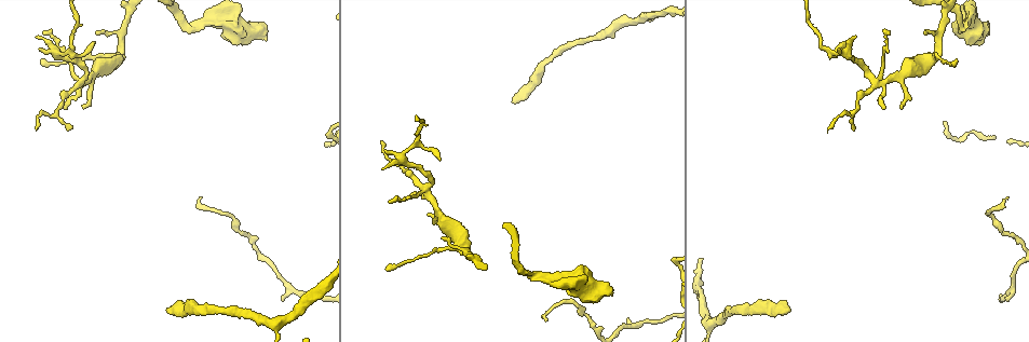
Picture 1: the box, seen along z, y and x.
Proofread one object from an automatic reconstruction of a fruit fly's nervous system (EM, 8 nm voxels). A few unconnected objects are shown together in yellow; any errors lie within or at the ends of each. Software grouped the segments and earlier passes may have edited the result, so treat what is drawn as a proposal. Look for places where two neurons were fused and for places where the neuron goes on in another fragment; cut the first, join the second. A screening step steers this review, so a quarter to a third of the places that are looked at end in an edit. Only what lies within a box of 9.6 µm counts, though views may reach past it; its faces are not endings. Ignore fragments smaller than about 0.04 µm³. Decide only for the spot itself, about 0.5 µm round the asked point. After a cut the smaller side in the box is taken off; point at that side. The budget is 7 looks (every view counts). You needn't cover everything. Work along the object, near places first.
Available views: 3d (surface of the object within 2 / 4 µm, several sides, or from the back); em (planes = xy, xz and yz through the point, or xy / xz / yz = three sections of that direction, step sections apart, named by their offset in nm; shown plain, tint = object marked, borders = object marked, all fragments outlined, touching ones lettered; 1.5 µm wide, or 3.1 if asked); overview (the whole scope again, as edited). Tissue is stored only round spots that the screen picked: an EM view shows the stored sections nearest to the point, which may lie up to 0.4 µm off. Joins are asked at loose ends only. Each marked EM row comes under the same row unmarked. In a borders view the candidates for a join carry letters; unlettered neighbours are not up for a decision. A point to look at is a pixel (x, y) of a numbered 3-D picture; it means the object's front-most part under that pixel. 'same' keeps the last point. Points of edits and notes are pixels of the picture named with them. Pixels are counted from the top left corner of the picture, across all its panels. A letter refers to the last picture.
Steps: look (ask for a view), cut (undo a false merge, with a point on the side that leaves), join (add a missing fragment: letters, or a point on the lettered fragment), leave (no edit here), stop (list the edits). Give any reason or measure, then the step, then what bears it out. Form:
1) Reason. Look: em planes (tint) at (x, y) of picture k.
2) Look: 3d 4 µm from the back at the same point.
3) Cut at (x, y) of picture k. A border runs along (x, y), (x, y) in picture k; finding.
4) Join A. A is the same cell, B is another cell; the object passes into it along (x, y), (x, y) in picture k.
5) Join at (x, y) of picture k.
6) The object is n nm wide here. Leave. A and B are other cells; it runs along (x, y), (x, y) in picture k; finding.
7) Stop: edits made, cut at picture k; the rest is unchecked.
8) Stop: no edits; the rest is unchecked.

Look: 3d 4 µm at (960, 31) of picture 1.

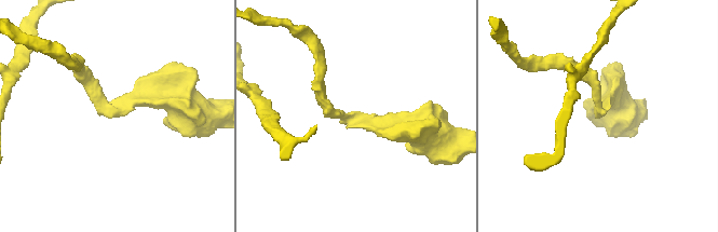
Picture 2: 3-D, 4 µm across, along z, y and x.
The arms are 190, 280 nm wide. Look: em xy step 4 (tint) at (356, 118) of picture 2.

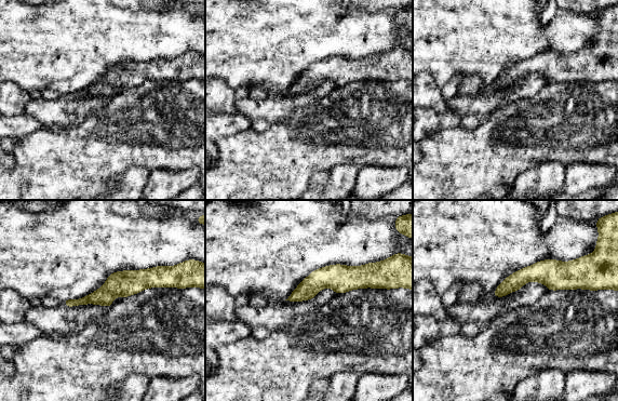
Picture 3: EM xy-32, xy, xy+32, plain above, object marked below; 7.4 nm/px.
Look: em xz step 8 (borders) at the same point.

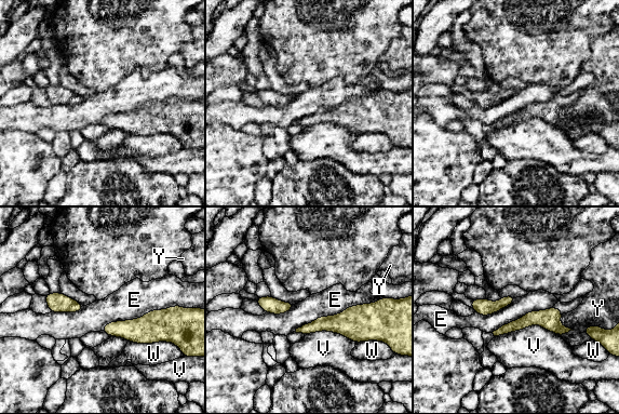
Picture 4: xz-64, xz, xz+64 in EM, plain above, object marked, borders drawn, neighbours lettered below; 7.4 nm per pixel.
Leave. E, V, W and Y are other cells; one neuron here.

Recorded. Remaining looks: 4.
Calibre changes. Look: em xy step 8 (borders) at (468, 249) of picture 1.

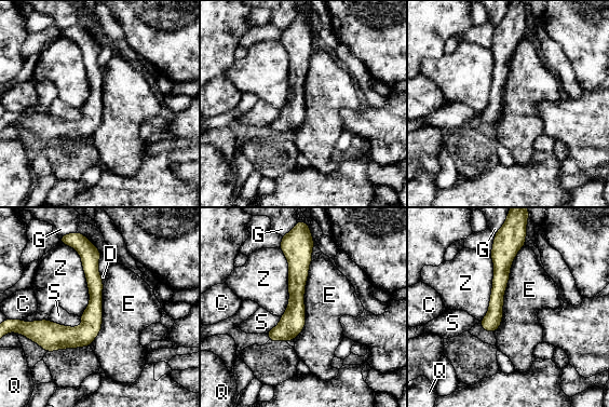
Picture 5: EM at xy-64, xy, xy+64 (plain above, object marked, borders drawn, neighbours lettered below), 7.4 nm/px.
The longest contact is with E, 700 nm. Leave. C, D, E, G, Q, S and Z are other cells; it runs along (299, 225), (296, 312), (272, 338) in picture 5; continuous, no second neuron.

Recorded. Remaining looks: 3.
An open end. Look: em xz step 8 (borders) at (44, 33) of picture 1.

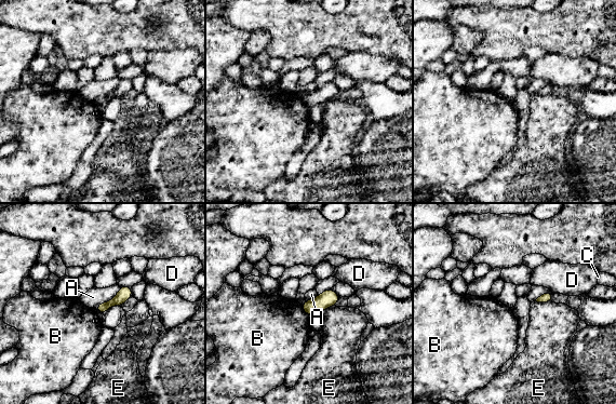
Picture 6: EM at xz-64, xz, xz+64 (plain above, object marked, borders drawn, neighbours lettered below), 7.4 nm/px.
Leave. A, B, C, D and E are other cells; a border runs along (300, 305), (308, 317) in picture 6; none of them fits.

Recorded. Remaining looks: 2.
Stop: no edits; the rest is unchecked.

